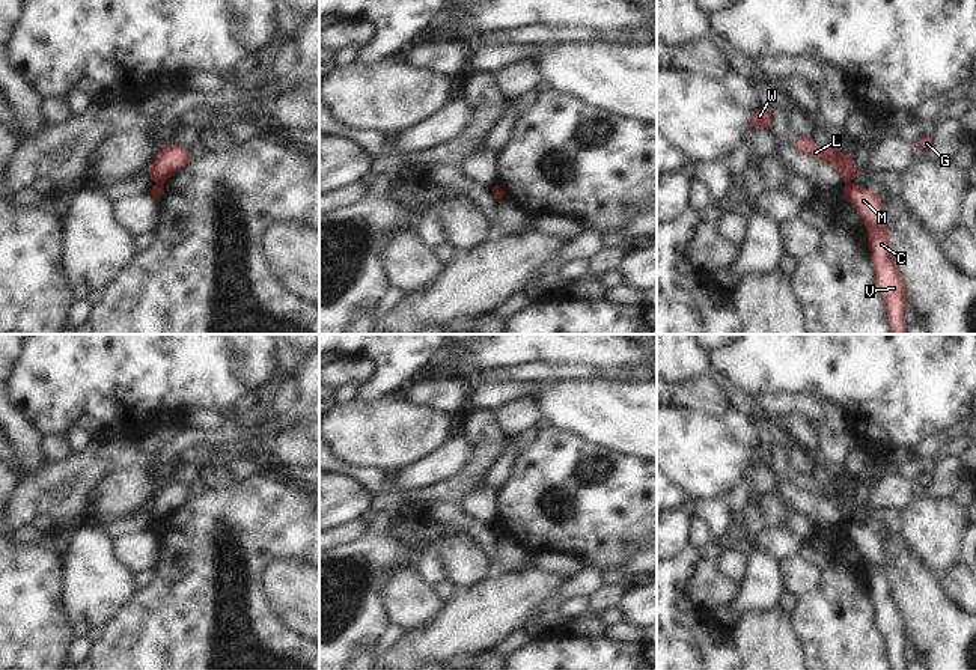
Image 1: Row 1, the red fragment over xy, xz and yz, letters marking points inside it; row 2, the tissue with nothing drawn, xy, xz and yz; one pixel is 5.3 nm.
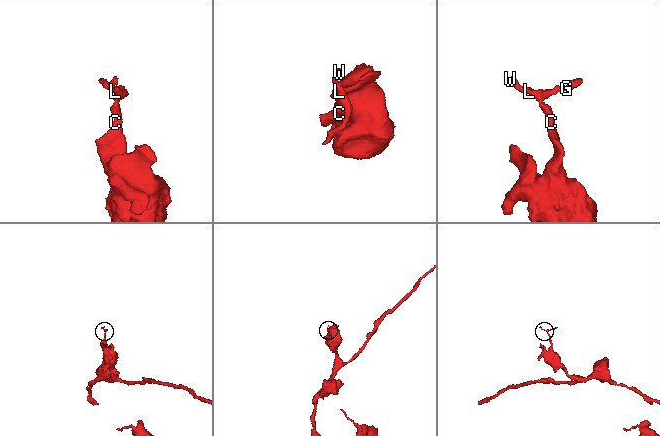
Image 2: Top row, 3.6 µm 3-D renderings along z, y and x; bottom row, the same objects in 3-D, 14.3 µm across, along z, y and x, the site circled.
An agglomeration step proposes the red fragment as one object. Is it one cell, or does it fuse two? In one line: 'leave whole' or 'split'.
split

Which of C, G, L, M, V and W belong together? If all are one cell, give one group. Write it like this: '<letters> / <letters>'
C M V / G L W

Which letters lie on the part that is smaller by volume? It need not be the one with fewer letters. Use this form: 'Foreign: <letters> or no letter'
Foreign: G, L, W

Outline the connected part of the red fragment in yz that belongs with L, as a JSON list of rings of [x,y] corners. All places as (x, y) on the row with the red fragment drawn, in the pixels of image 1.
[[[798,137],[795,140],[795,148],[813,160],[830,164],[840,175],[845,184],[851,182],[859,173],[852,157],[834,149],[824,151],[812,140],[812,137]]]

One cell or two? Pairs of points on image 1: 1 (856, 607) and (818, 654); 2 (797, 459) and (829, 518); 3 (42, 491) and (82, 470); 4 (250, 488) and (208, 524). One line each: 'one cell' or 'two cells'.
1: one cell
2: two cells
3: one cell
4: one cell

